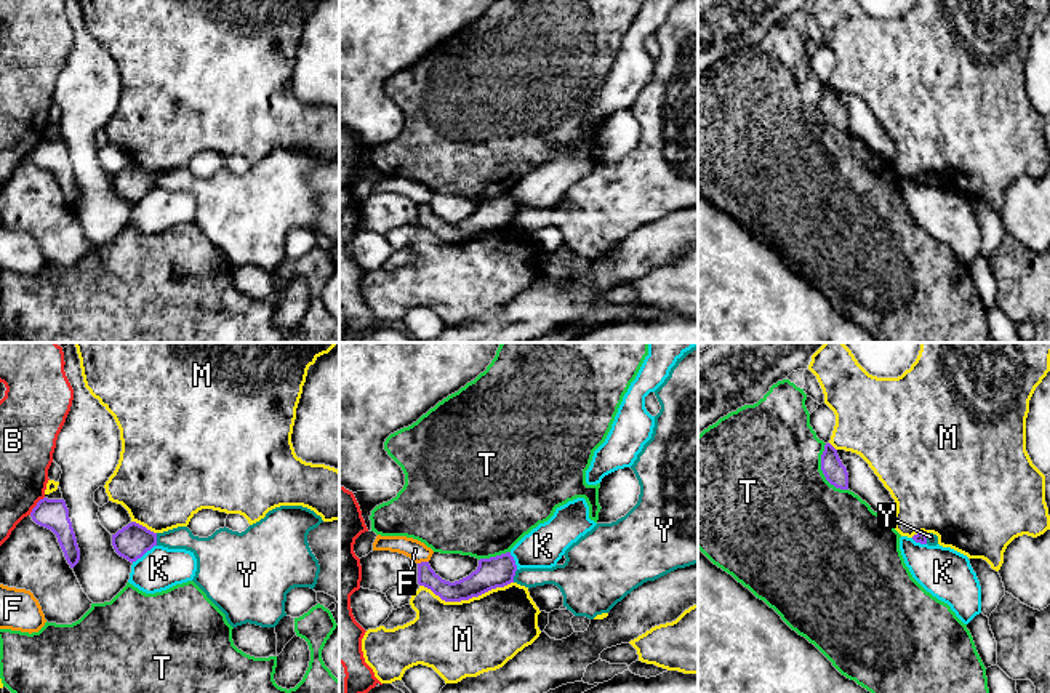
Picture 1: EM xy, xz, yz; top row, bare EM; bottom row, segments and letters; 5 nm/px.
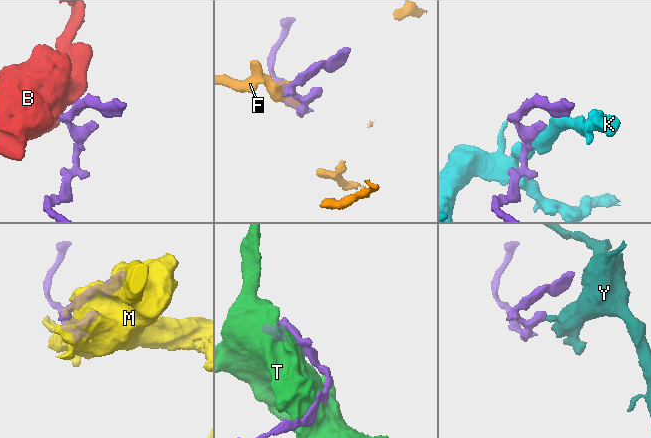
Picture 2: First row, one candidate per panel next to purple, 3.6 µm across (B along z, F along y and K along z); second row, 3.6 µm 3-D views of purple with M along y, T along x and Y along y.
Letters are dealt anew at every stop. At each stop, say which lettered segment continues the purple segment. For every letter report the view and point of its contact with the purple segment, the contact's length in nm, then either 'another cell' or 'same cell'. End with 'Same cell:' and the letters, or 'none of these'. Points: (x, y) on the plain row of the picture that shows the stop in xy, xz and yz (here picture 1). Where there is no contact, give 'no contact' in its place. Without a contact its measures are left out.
B: xy (36, 148) | 120 nm | another cell
F: xz (423, 204) | 60 nm | another cell
K: xy (143, 196) | 160 nm | another cell
M: xz (466, 240) | 480 nm | another cell
T: yz (823, 114) | 260 nm | another cell
Y: xy (156, 181) | 60 nm | another cell
Same cell: none of these

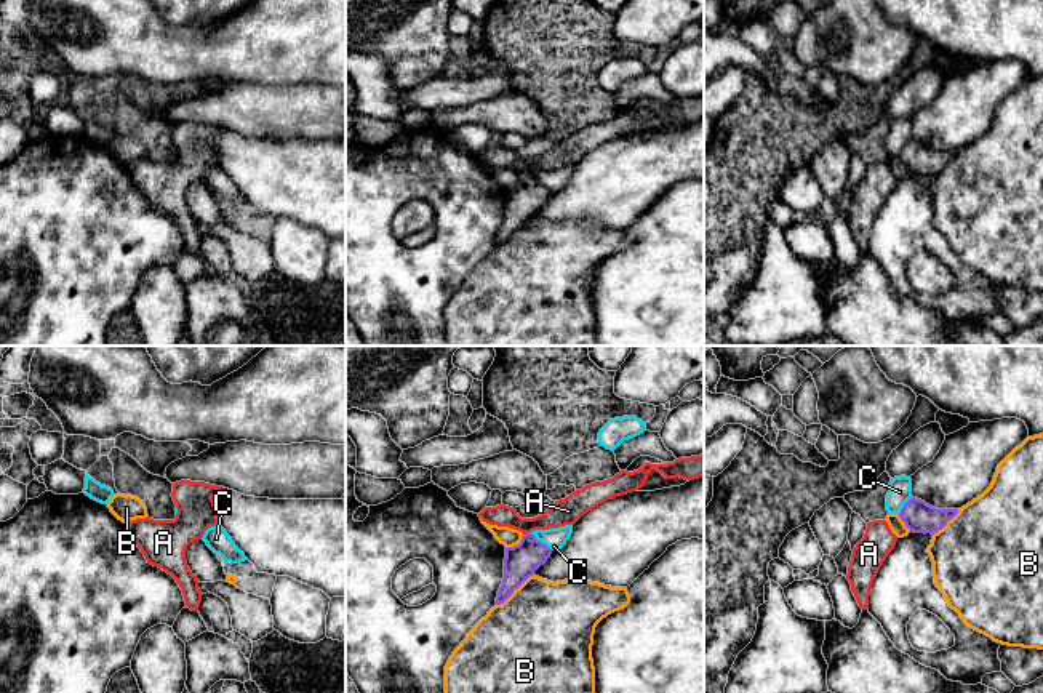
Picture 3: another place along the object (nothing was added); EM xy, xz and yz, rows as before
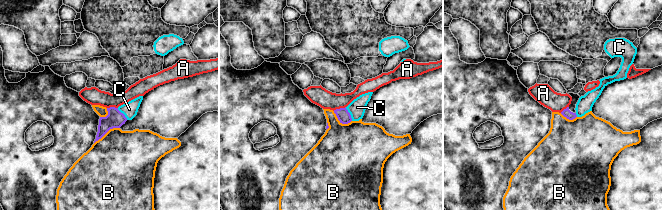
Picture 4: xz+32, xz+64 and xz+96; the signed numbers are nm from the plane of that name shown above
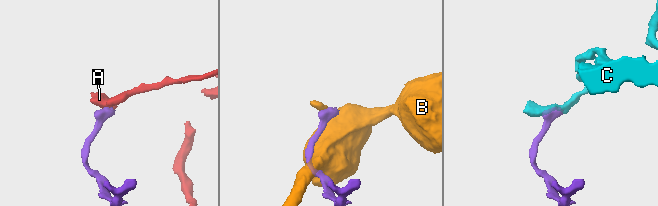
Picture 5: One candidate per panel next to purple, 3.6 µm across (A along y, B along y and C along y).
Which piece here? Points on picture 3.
A: xz (527, 175) | 40 nm | another cell
B: xz (514, 231) | 260 nm | another cell
C: xz (539, 183) | 150 nm | another cell
Same cell: none of these

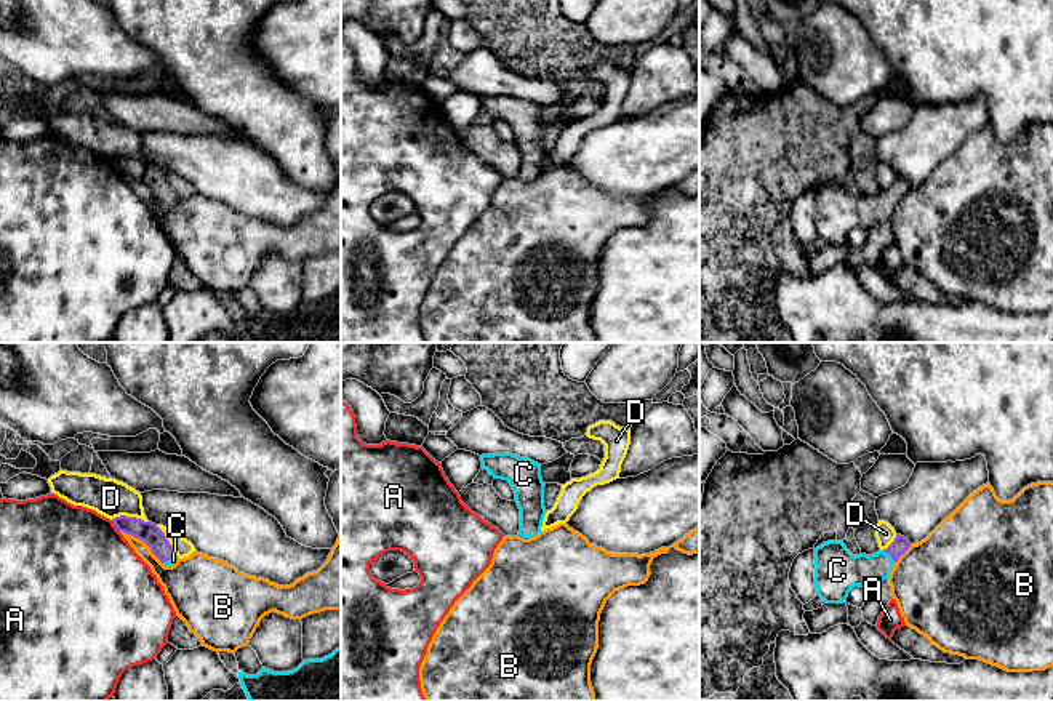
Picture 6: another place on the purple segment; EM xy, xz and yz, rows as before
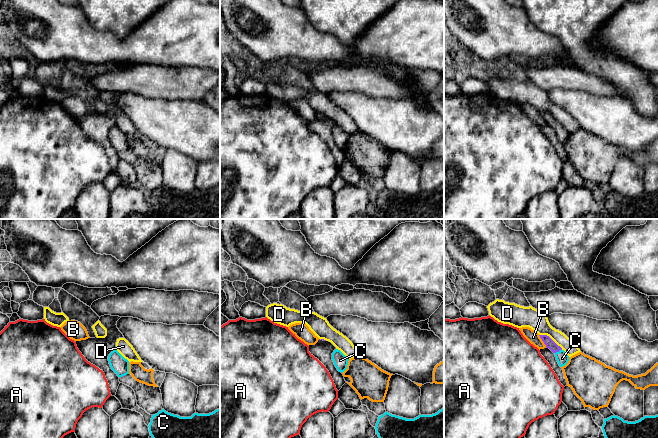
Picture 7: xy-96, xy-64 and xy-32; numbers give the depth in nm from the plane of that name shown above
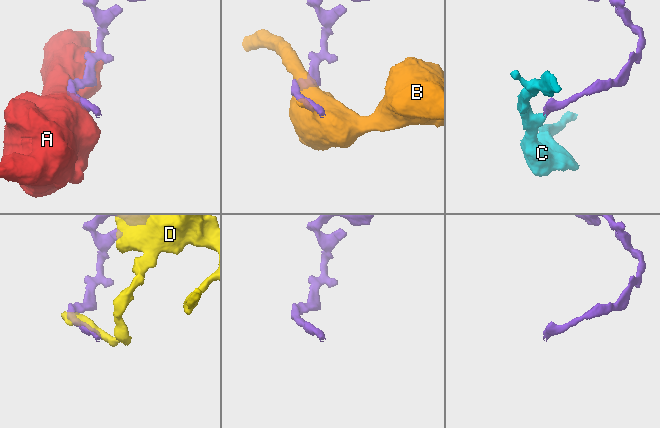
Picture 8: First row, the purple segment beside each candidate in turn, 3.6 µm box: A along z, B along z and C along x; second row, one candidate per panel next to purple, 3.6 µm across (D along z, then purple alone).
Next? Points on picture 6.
A: xy (116, 167) | 80 nm | another cell
B: xy (143, 181) | 280 nm | another cell
C: yz (890, 196) | 90 nm | same cell
D: xy (130, 159) | 190 nm | another cell
Same cell: C

